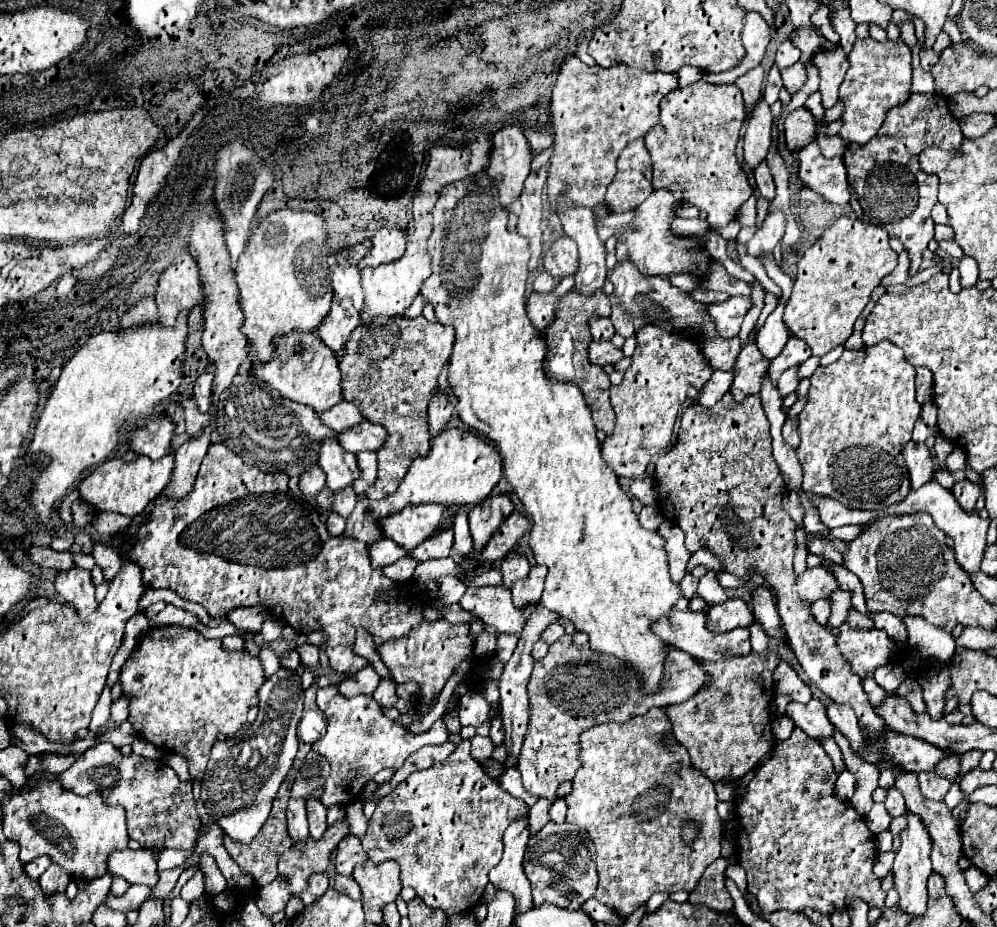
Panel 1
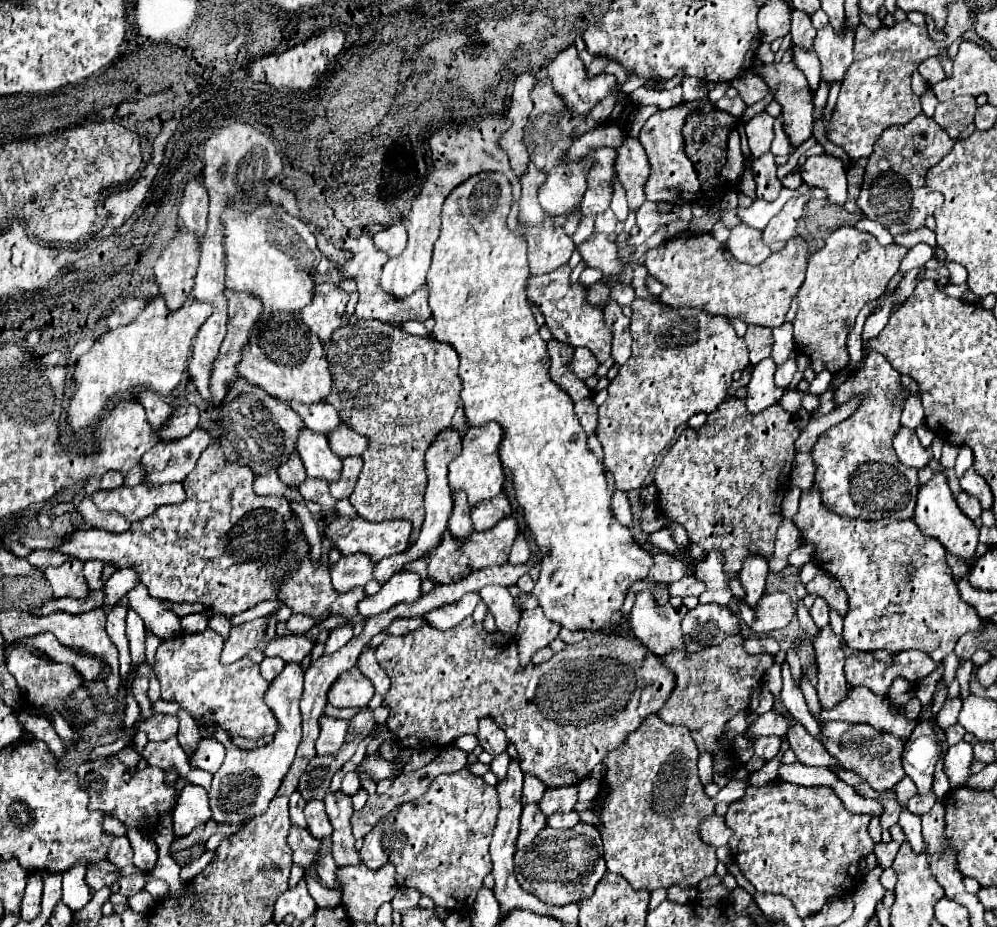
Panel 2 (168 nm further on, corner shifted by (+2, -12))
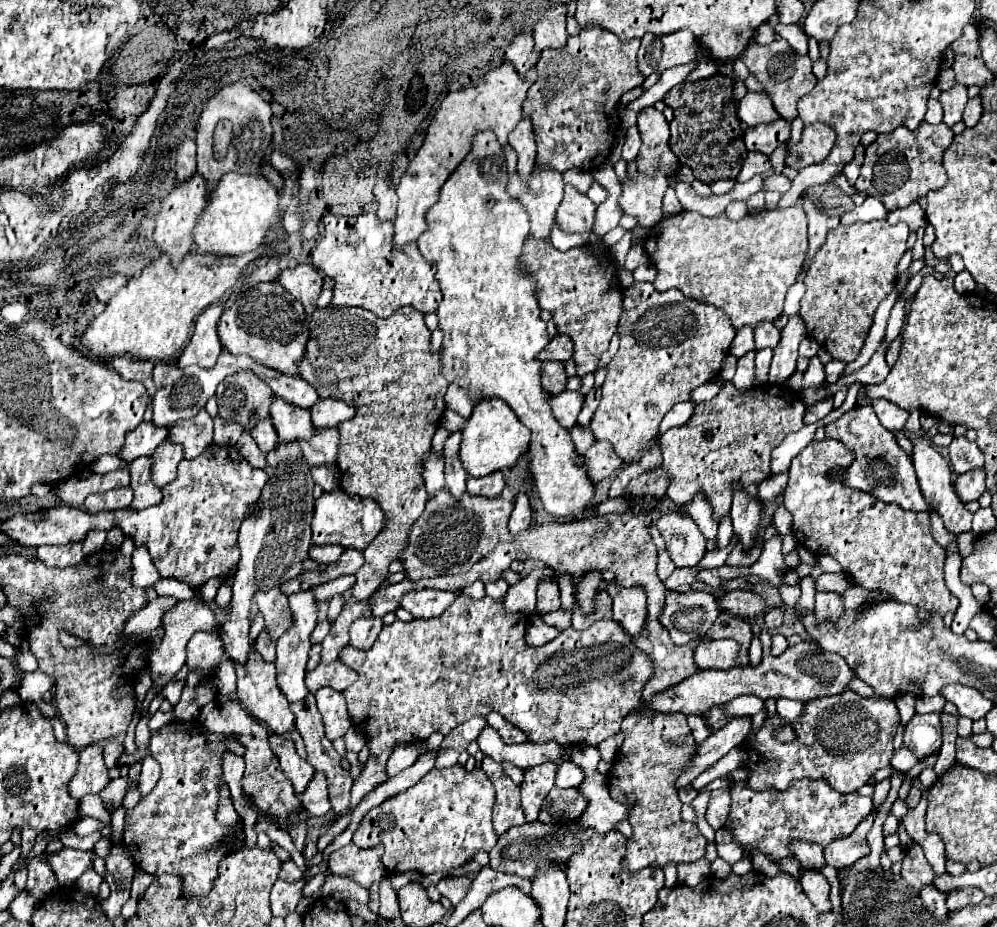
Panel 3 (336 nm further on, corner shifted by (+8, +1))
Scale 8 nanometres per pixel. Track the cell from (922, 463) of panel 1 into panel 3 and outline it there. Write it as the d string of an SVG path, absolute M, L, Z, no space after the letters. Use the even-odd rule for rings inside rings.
M860 386L856 402L858 402L858 406L872 406L876 416L878 416L878 420L882 422L882 426L886 430L904 430L904 422L908 420L908 412L902 410L900 406L892 404L890 400L882 400L882 398L870 400L866 396L866 388Z

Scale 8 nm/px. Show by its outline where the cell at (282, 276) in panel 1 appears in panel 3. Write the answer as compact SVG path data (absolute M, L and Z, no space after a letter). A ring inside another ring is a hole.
M224 174L212 196L208 198L204 210L198 216L198 222L192 230L192 240L196 252L216 252L216 254L246 254L260 248L266 230L278 212L278 190L262 176L246 174Z

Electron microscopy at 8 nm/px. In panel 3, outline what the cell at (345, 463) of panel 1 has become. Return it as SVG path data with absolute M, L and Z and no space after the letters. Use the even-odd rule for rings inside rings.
M274 396L270 404L270 420L278 432L278 438L284 442L296 442L300 438L308 440L312 438L312 432L316 432L308 410L296 408L278 396Z

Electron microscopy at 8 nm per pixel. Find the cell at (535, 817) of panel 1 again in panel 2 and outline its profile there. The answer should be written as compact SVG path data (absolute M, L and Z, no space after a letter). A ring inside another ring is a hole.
M566 785L566 789L548 789L538 805L546 817L554 813L570 813L576 805L576 787Z

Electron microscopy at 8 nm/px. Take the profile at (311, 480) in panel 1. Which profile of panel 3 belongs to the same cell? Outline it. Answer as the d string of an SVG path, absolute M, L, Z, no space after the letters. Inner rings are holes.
M268 418L258 422L250 432L252 432L252 438L254 438L254 442L258 444L258 448L262 452L270 452L270 448L276 446L278 436L276 436L276 430L272 428L272 422Z

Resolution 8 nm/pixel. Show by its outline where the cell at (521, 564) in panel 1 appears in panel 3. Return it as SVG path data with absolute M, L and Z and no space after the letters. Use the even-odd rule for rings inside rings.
M520 492L520 494L516 496L514 512L510 514L508 530L510 530L512 536L518 536L520 532L524 532L524 530L530 528L530 522L532 522L532 508L530 508L528 496L526 496L524 492Z

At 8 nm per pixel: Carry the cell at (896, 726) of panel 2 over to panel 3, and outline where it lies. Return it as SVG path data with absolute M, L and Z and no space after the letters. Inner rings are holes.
M763 629L760 634L760 641L764 651L762 662L752 668L732 668L732 670L700 670L688 676L688 680L682 680L680 684L674 684L658 694L654 694L650 700L642 700L640 706L636 708L638 712L648 712L648 714L698 714L702 716L708 708L716 704L726 704L734 700L736 696L744 694L754 694L760 700L766 698L792 698L792 700L812 700L816 696L826 696L826 694L840 694L844 688L848 688L848 682L852 680L854 672L848 668L848 664L836 656L834 652L822 650L814 640L804 640L796 646L788 646L782 656L772 656L771 654L772 636L767 629Z

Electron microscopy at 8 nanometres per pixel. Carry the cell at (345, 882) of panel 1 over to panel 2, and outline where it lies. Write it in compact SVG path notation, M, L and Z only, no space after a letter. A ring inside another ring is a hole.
M330 853L326 855L320 855L318 859L318 865L316 865L316 871L320 875L320 881L322 885L326 887L332 887L334 891L340 891L340 885L338 885L338 879L336 879L336 873L338 873L338 865L334 863L334 859L330 857Z

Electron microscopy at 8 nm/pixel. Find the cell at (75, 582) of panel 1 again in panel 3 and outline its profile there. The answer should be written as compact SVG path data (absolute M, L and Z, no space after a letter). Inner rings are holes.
M72 542L72 544L64 544L64 546L40 546L38 548L38 558L46 566L66 568L66 566L78 564L84 558L84 554L82 554L82 544Z

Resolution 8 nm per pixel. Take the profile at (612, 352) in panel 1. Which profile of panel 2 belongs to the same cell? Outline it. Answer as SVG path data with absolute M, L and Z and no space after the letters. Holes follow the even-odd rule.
M576 349L574 353L574 361L572 361L572 369L576 371L576 377L580 379L588 379L592 375L596 375L596 369L600 367L598 359L590 353L590 349Z

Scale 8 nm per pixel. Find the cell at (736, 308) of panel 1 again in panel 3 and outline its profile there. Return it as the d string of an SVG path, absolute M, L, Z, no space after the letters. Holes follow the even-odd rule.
M634 282L630 288L626 288L618 334L620 348L606 366L608 374L602 384L600 406L592 418L592 434L596 440L608 440L614 446L614 452L624 458L626 464L632 464L640 460L642 452L658 436L660 422L666 412L678 402L690 400L690 394L696 386L718 378L722 360L728 356L736 330L732 324L728 324L728 316L724 316L724 312L686 298L680 290L656 292L656 288L648 282Z

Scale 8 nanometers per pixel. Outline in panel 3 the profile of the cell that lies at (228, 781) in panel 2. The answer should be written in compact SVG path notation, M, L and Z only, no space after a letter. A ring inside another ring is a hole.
M312 590L308 592L298 592L292 594L290 598L290 612L292 612L292 624L286 634L278 638L278 648L276 648L276 668L278 668L278 684L280 690L288 696L288 702L302 700L308 690L304 686L304 674L306 674L306 664L308 664L308 654L310 654L310 634L316 628L316 618L318 618L318 608L316 608L316 596Z

